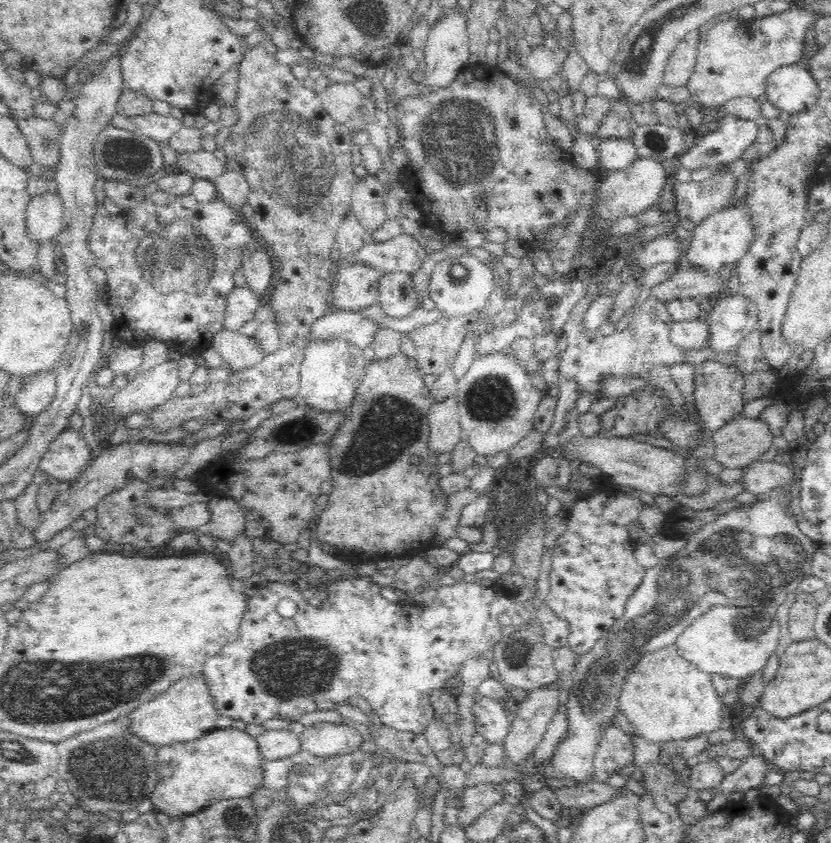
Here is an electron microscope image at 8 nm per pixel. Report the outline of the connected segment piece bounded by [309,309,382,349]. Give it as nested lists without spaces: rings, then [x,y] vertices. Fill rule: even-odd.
[[[331,309],[312,325],[309,338],[324,338],[325,335],[339,335],[356,346],[365,349],[372,347],[376,333],[382,328],[364,316],[361,310]]]

